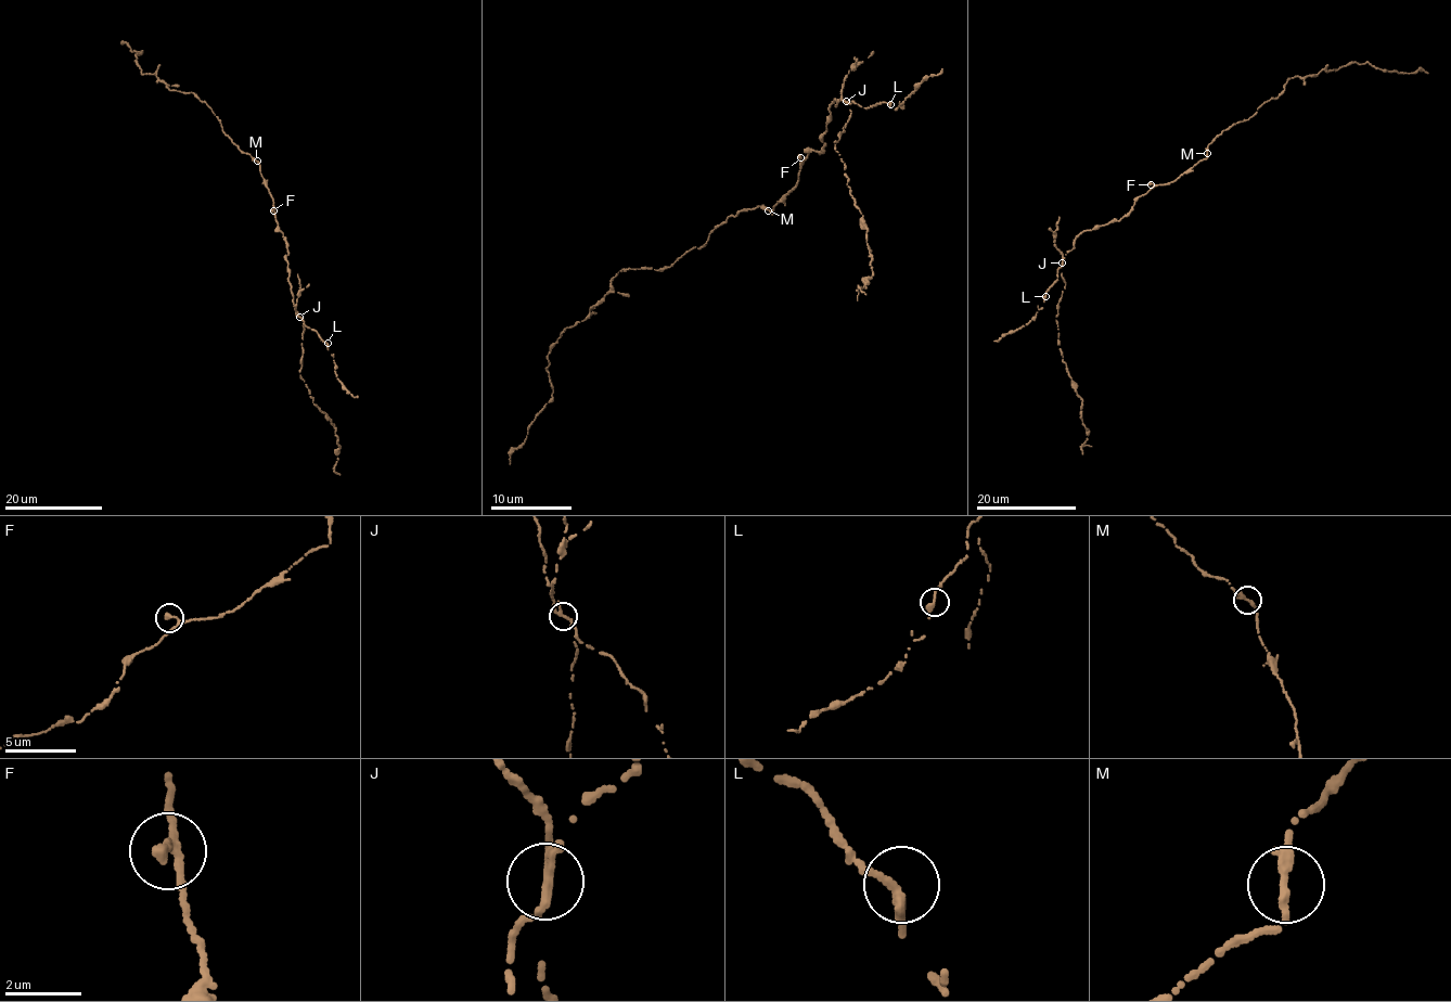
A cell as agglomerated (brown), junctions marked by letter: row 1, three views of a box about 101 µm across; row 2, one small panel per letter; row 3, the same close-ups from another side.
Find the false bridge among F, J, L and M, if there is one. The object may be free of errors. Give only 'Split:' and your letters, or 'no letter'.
Split: J

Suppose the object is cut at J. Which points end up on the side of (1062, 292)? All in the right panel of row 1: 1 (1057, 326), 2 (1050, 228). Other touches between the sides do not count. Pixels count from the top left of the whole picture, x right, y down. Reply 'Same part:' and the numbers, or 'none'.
Same part: 1, 2

